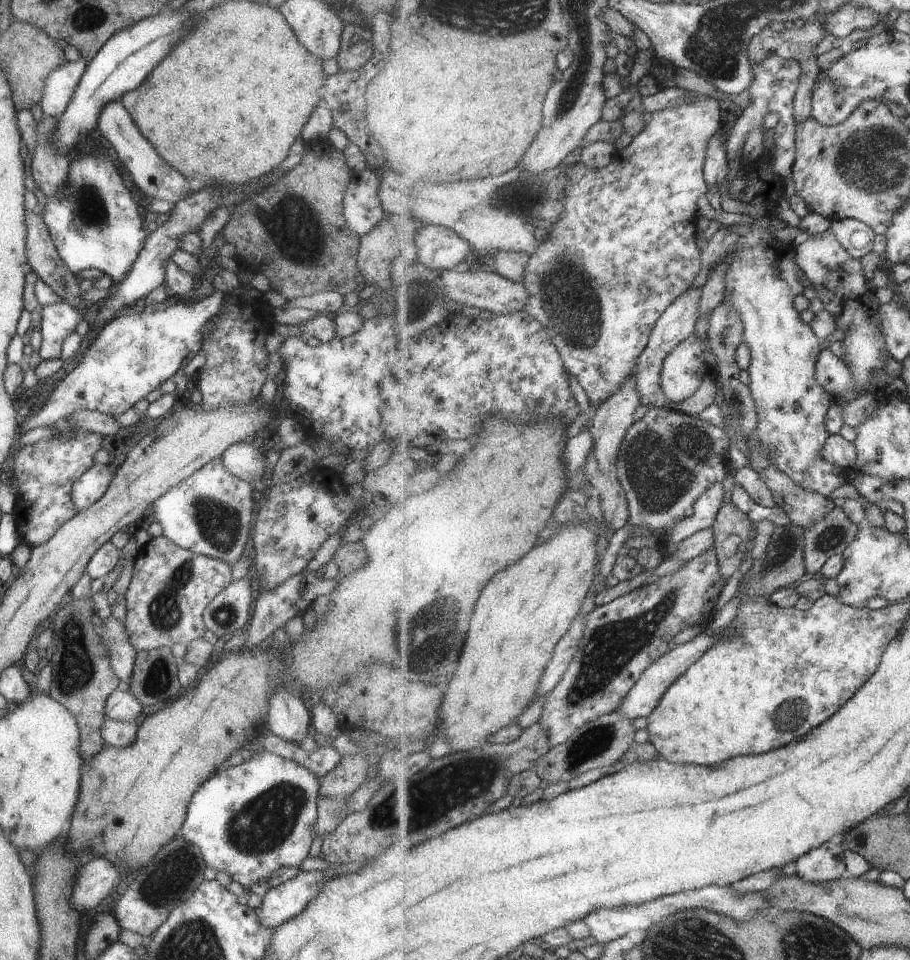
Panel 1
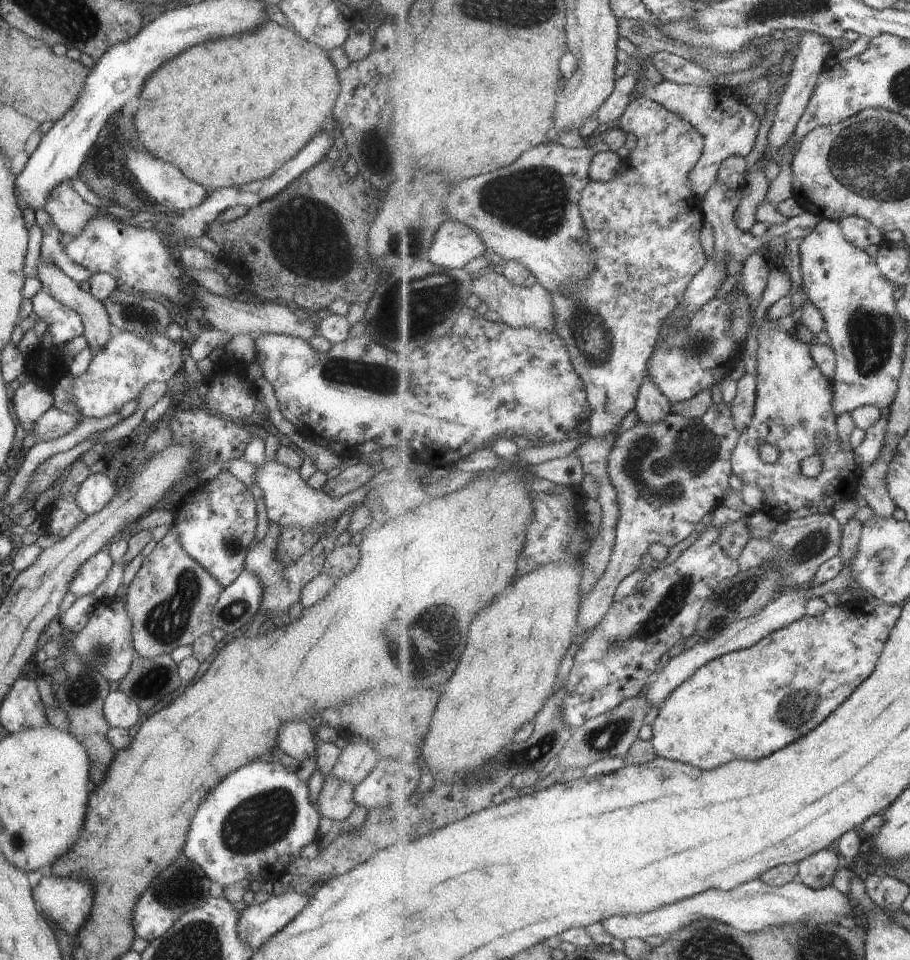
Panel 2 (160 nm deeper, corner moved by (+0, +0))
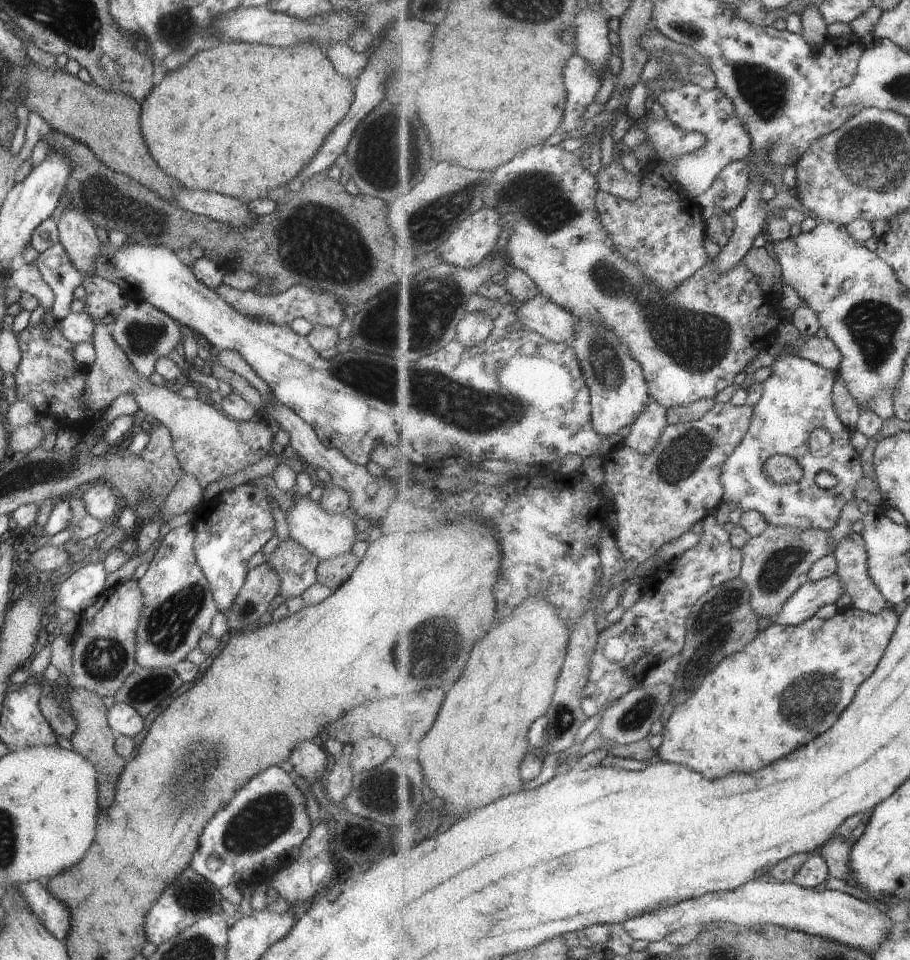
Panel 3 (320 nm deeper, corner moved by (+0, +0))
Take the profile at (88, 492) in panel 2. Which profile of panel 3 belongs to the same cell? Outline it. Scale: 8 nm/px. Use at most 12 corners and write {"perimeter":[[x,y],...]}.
{"perimeter":[[95,483],[82,493],[84,509],[97,520],[118,513],[114,489]]}

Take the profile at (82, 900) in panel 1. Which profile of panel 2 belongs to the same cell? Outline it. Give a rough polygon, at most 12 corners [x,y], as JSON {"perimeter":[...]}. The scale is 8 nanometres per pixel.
{"perimeter":[[41,877],[32,898],[69,936],[92,905],[81,880]]}

